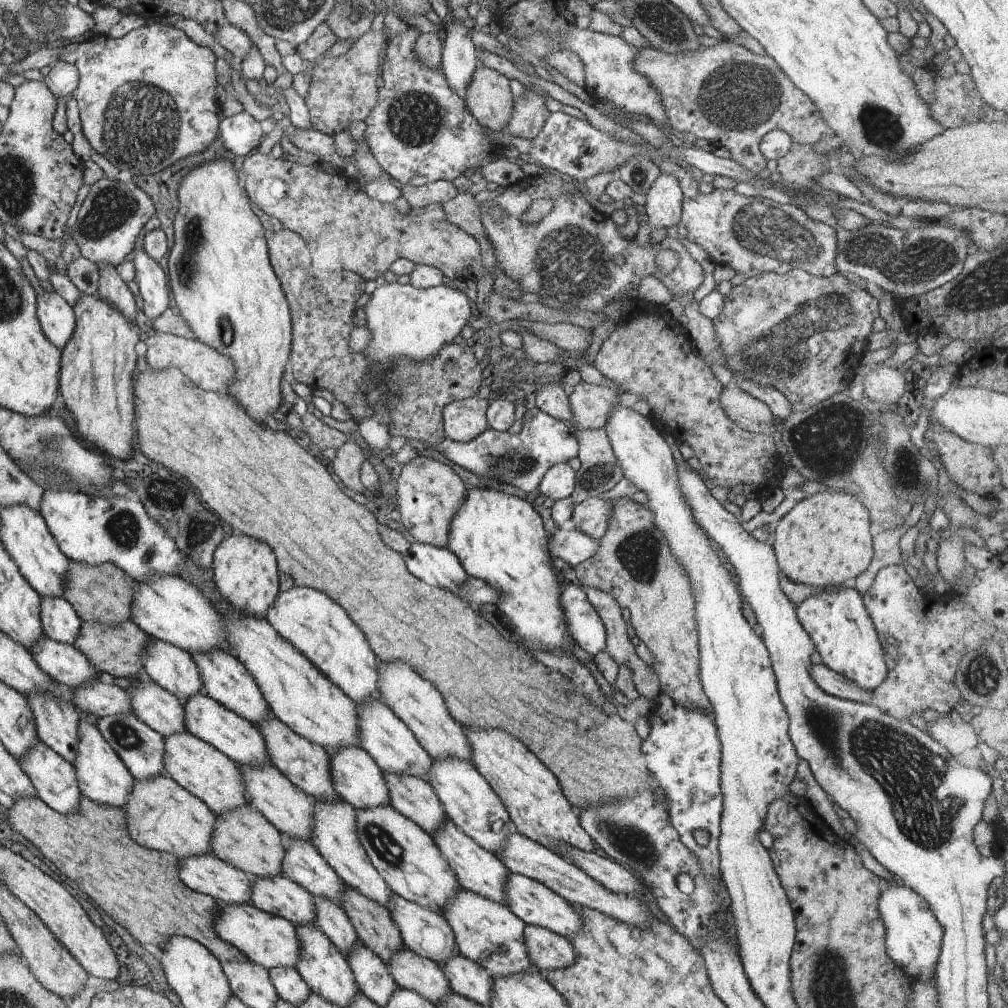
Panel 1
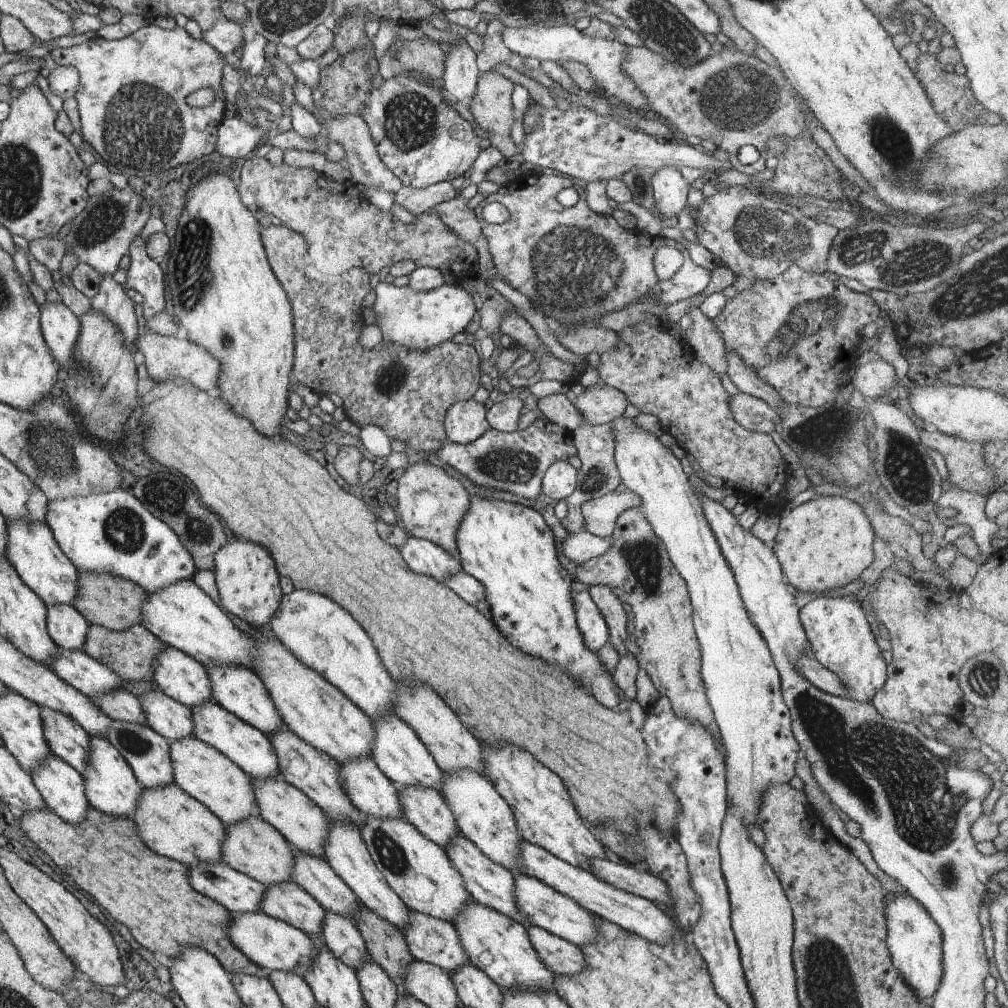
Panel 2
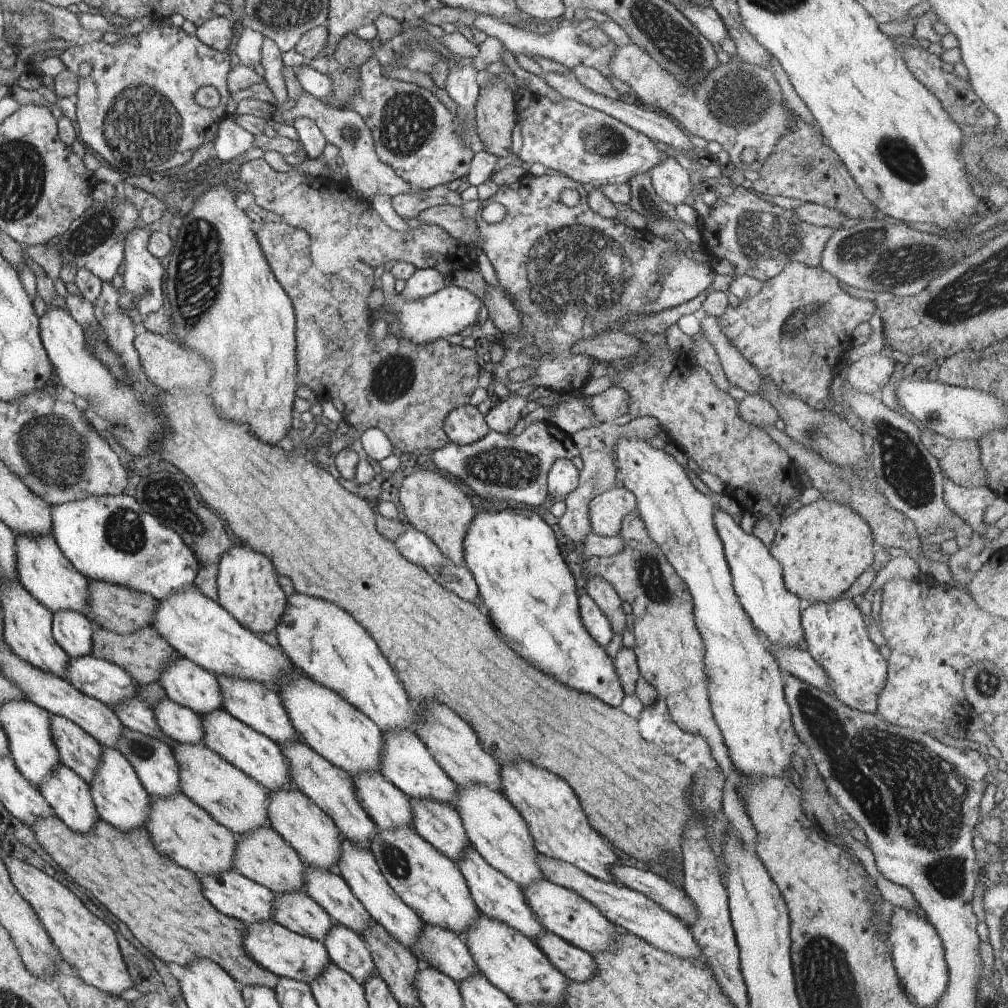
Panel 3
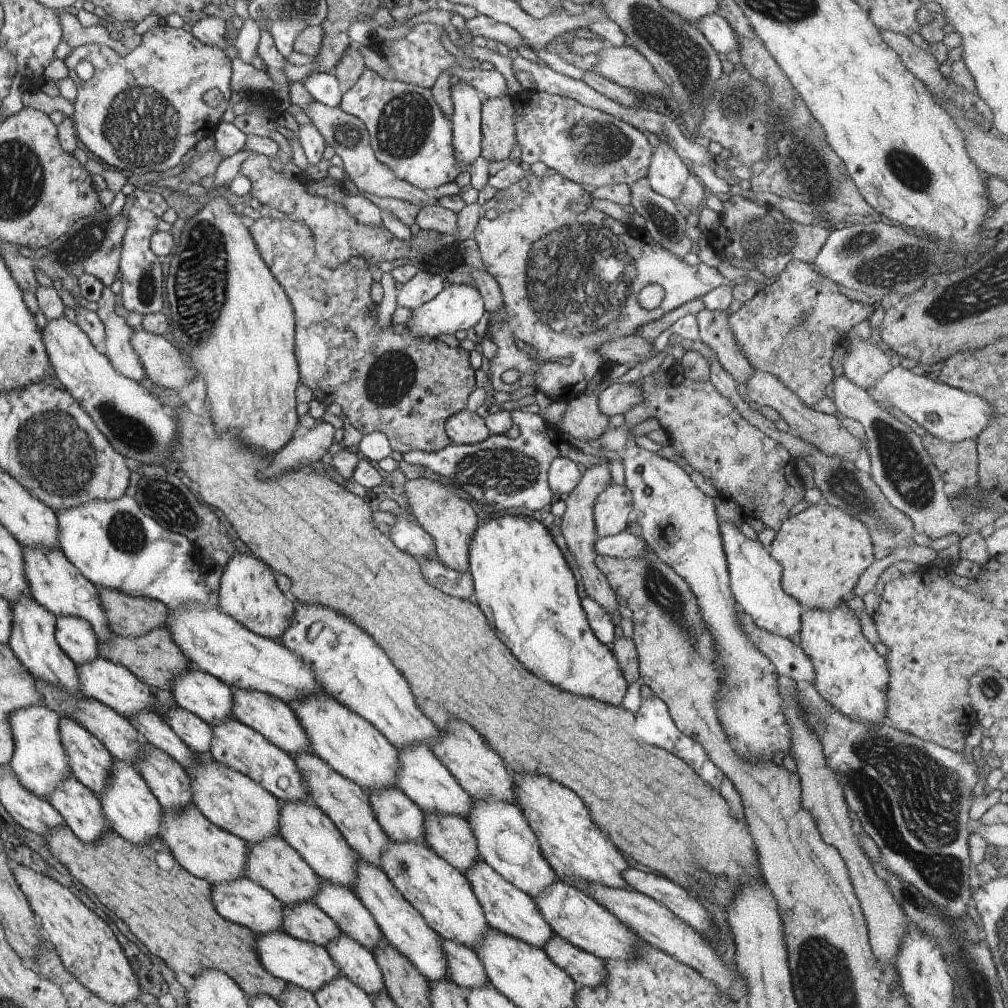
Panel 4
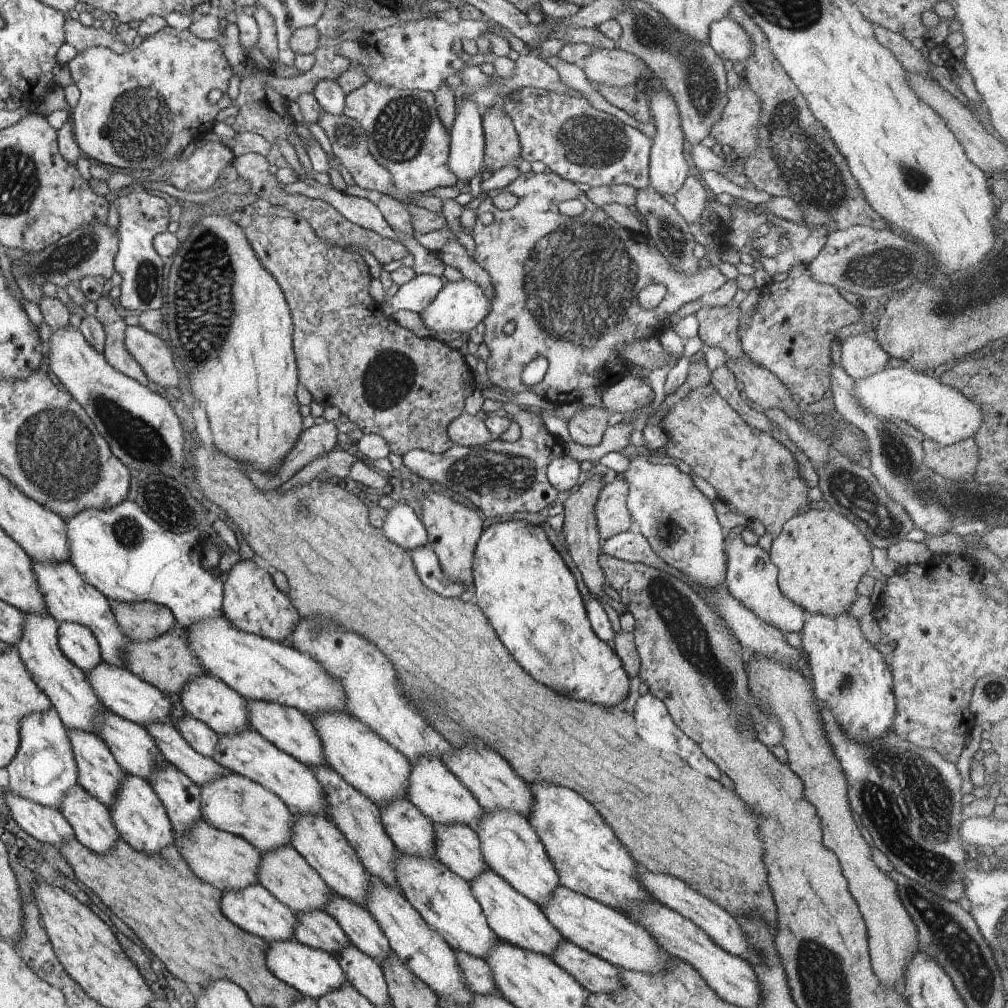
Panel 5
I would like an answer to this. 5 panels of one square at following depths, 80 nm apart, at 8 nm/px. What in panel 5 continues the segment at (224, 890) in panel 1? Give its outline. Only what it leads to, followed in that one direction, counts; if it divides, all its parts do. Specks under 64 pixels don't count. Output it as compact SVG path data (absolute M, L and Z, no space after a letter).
M259 883L250 884L242 890L232 892L224 892L223 914L234 925L238 925L244 932L251 933L252 936L266 941L267 943L275 943L276 941L284 941L294 939L294 928L298 924L297 915L286 905L281 904L270 892L267 892Z

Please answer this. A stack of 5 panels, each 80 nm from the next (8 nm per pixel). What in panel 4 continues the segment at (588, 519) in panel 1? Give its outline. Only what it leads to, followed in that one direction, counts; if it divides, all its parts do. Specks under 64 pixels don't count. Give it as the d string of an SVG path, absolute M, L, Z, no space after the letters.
M611 483L594 504L594 523L596 535L606 538L626 531L628 516L632 510L632 494L623 485Z

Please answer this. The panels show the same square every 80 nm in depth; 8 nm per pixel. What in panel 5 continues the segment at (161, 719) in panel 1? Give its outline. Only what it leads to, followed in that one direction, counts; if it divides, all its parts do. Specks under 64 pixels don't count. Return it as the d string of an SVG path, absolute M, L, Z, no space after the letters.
M185 715L178 720L176 728L180 729L188 745L194 748L195 752L198 752L201 756L212 757L219 750L219 734L214 732L212 728L208 728L204 722Z

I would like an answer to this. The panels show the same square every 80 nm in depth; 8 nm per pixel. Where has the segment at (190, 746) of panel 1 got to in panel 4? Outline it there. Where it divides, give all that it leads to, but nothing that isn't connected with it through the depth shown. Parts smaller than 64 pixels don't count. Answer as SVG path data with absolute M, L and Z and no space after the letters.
M196 753L196 758L196 766L185 772L191 777L192 800L202 816L218 828L242 838L248 845L280 834L281 802L268 790L251 777L216 762L210 753Z

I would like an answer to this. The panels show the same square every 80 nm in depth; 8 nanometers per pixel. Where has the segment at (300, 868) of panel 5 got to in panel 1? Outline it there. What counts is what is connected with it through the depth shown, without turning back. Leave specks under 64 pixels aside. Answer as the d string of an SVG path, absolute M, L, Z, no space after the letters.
M237 808L227 815L217 816L215 842L212 853L227 864L254 878L272 878L284 875L284 856L286 844L284 836L260 814L259 811L247 808Z

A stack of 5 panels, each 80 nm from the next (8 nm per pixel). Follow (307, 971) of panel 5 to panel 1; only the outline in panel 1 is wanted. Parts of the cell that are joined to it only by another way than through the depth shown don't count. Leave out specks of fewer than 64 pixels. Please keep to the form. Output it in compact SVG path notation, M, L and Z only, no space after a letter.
M221 904L216 929L223 940L239 949L249 961L264 966L266 970L279 966L296 969L296 964L300 960L300 938L296 934L295 926L288 920L260 911L251 904Z

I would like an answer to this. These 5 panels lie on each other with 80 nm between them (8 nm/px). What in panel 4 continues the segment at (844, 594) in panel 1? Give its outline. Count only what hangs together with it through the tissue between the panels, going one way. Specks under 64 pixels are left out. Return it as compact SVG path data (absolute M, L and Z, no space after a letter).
M846 603L830 612L805 609L799 636L800 646L814 666L814 686L818 694L848 720L858 720L868 726L884 724L888 716L890 680L887 660L864 637L858 614Z

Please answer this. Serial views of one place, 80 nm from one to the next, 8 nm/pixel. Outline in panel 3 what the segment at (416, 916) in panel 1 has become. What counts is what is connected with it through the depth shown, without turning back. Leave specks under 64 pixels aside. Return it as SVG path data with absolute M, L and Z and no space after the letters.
M422 922L416 956L455 980L457 984L477 970L474 957L462 936L453 930Z

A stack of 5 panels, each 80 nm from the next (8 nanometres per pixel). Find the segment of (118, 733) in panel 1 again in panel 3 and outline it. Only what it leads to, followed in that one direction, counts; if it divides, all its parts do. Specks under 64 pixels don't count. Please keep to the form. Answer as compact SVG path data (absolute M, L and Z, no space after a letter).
M124 727L121 735L117 738L116 745L117 749L131 761L131 764L139 775L139 779L152 799L182 793L179 783L178 763L176 762L172 748L163 740Z

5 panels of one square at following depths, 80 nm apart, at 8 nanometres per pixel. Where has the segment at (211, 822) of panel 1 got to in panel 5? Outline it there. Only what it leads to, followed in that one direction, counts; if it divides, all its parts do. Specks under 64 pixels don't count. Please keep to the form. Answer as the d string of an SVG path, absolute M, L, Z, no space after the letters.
M196 820L186 836L175 834L175 846L183 854L184 860L195 870L196 876L207 884L214 885L222 893L242 890L250 884L258 884L258 867L261 854L251 842L243 837L220 831L207 820Z

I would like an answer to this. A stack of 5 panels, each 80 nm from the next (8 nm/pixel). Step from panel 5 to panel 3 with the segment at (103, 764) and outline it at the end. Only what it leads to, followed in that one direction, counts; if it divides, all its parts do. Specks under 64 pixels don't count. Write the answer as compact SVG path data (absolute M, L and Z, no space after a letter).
M62 715L52 716L52 738L61 762L79 773L88 784L94 782L104 748L93 736Z

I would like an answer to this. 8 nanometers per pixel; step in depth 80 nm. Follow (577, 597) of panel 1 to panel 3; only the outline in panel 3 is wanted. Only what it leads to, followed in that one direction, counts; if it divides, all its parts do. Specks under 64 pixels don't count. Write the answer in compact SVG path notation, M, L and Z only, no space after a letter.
M588 593L579 597L579 609L582 624L587 628L592 640L595 640L601 647L606 646L614 636L609 618Z

